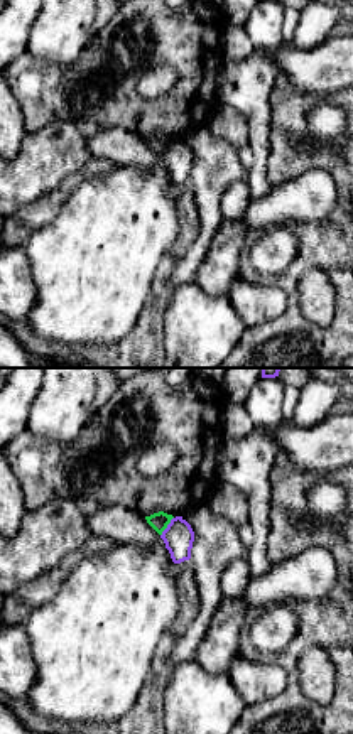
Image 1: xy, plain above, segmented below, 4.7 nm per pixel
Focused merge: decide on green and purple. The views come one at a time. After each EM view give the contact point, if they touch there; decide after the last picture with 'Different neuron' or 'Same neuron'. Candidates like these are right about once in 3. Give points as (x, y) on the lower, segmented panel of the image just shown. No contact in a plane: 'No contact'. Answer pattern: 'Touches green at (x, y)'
Touches green at (166, 527)

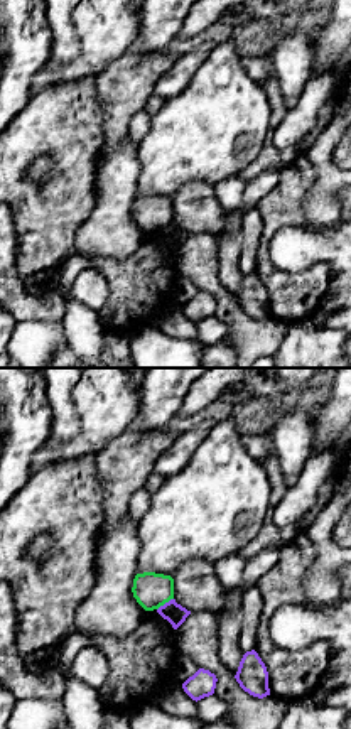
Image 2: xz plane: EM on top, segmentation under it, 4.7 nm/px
Touches green at (164, 603)

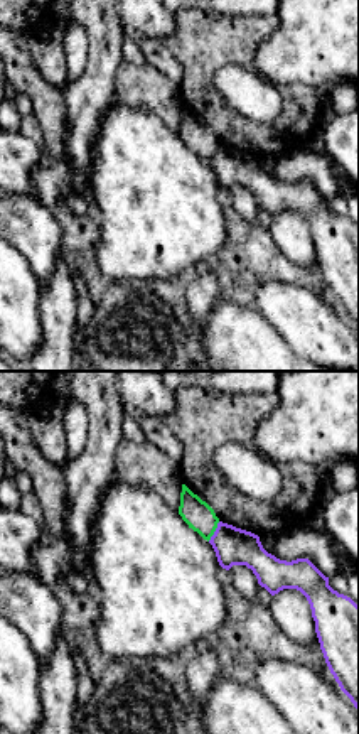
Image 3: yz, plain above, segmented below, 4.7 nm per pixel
Touches green at (214, 530)

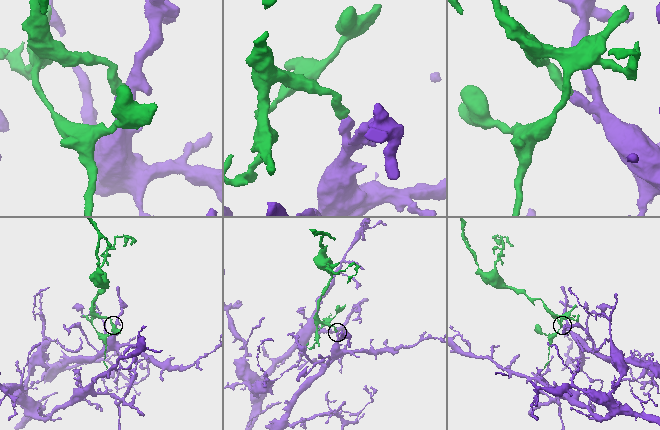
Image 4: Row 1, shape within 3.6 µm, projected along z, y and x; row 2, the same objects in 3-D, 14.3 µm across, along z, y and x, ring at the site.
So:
Different neuron

